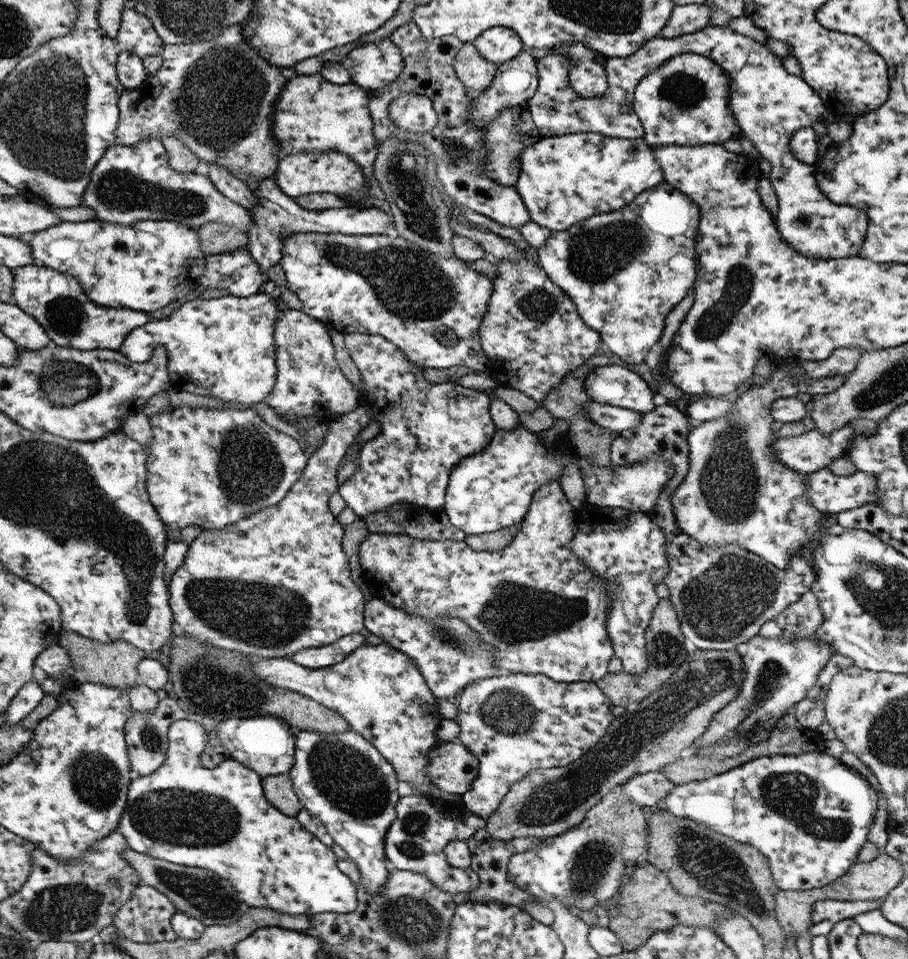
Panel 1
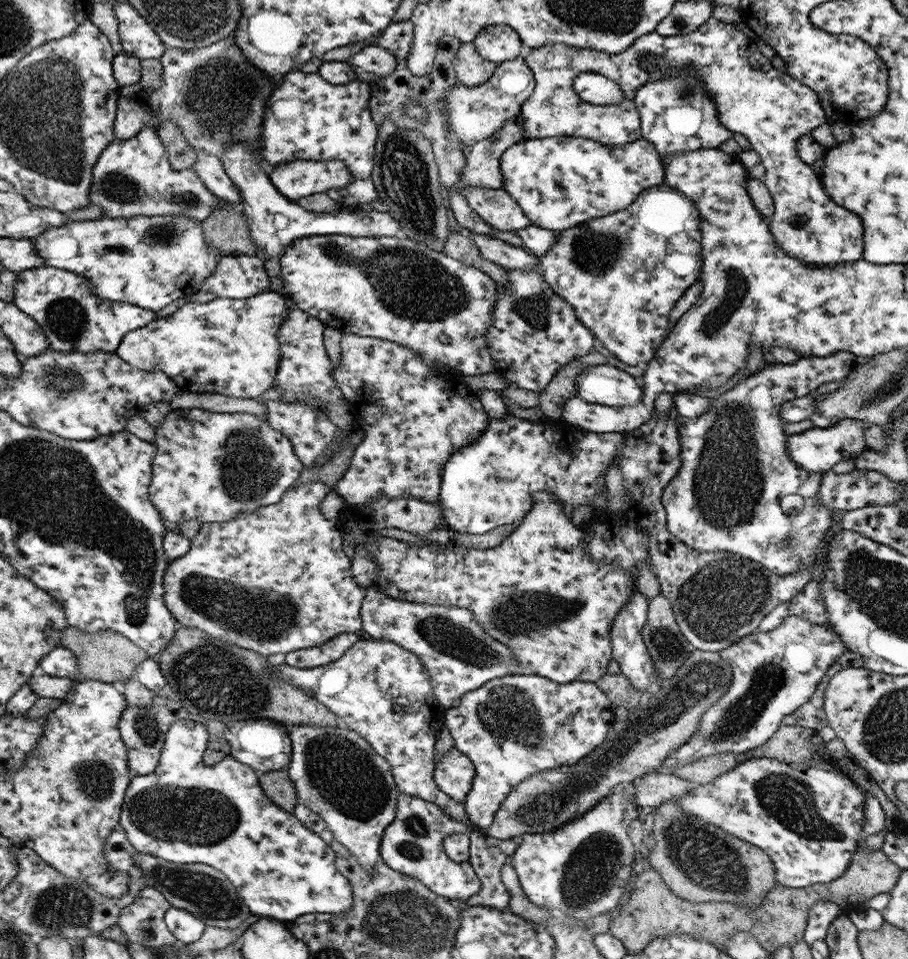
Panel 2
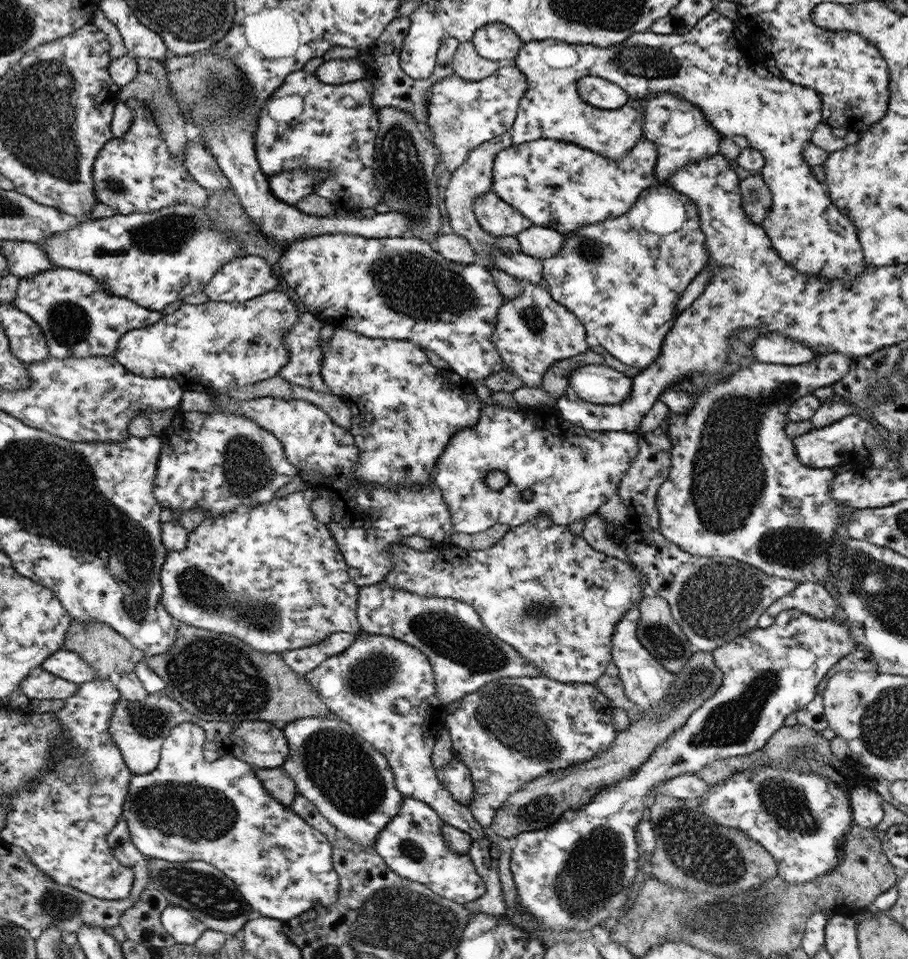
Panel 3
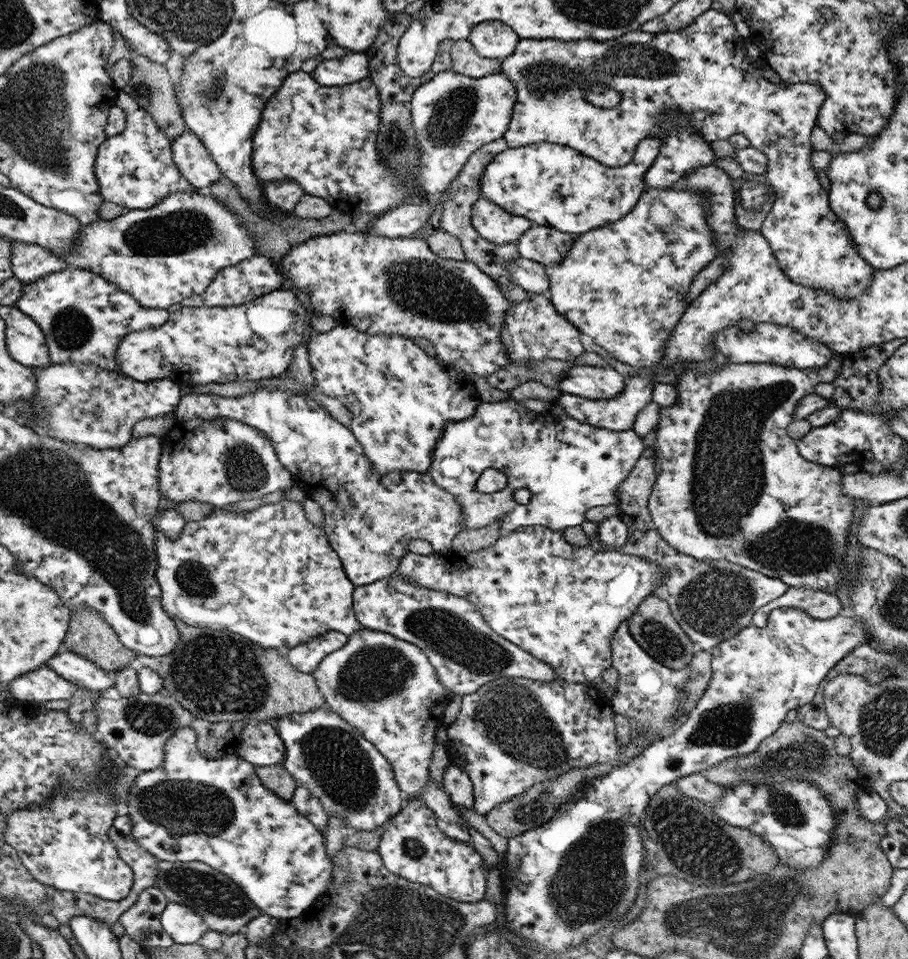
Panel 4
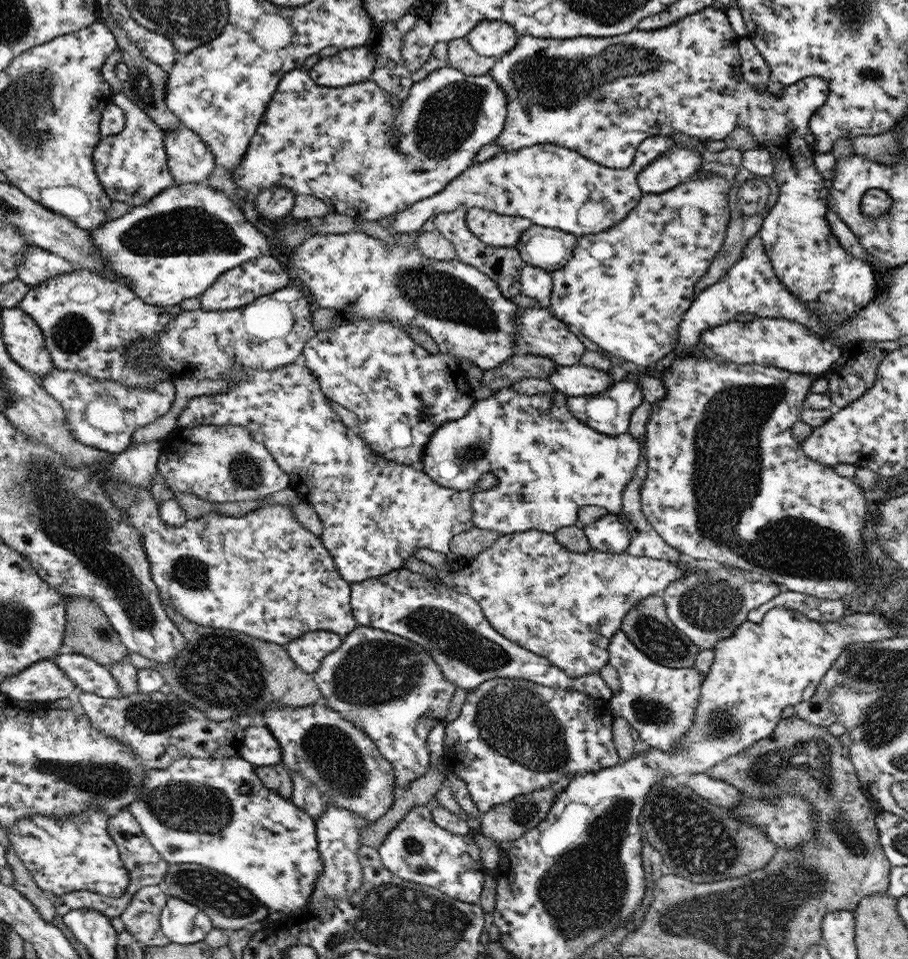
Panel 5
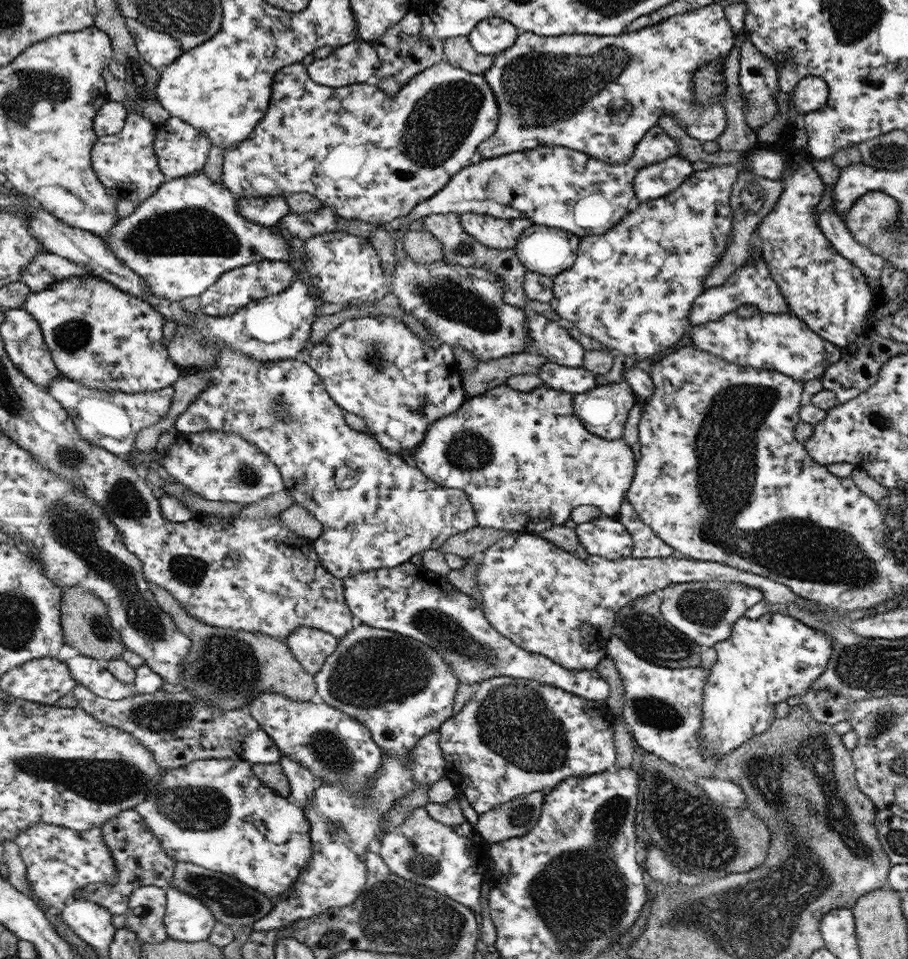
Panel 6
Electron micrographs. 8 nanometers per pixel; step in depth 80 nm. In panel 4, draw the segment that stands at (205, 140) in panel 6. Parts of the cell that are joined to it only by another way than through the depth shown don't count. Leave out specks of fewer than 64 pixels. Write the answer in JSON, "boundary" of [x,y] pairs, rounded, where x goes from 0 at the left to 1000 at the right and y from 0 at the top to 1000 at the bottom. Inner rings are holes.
{"boundary":[[[203,137],[188,147],[194,172],[218,198],[228,198],[246,186],[231,156],[215,139]]]}

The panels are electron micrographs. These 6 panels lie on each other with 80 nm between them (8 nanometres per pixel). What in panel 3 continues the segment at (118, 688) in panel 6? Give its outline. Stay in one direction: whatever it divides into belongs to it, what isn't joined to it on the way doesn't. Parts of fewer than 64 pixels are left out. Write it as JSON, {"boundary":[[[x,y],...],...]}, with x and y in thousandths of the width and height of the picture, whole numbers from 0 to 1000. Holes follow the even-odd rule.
{"boundary":[[[67,676],[66,679],[53,685],[46,697],[59,705],[70,707],[70,709],[78,710],[87,715],[93,712],[113,709],[108,708],[106,701],[88,686],[86,681],[77,680],[72,676]]]}

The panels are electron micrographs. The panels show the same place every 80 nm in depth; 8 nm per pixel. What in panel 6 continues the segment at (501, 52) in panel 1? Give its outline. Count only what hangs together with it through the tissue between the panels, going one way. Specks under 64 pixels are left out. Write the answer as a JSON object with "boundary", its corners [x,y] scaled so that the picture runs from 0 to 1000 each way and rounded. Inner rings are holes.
{"boundary":[[[541,18],[529,23],[515,40],[524,54],[544,58],[566,48],[568,38],[568,28],[563,22]]]}

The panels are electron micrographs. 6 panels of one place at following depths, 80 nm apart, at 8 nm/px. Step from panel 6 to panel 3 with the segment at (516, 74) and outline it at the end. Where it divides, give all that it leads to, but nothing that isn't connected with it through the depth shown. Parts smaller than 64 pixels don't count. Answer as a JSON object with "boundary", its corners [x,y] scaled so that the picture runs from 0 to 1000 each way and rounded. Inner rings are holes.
{"boundary":[[[787,10],[782,11],[775,19],[772,19],[760,33],[756,35],[727,35],[716,31],[711,33],[699,33],[695,35],[686,45],[675,46],[670,50],[661,50],[659,47],[651,46],[626,46],[619,45],[616,42],[601,41],[594,42],[583,45],[577,45],[575,52],[567,58],[565,66],[573,75],[580,79],[581,92],[578,99],[575,102],[575,106],[572,108],[572,117],[568,120],[567,127],[563,131],[563,145],[565,151],[570,152],[577,148],[586,148],[595,145],[608,145],[608,146],[620,146],[621,148],[629,148],[630,150],[637,150],[639,154],[646,154],[661,163],[669,163],[674,167],[686,167],[688,163],[693,161],[702,152],[705,145],[709,144],[709,131],[710,131],[710,113],[708,112],[708,102],[713,102],[717,96],[739,96],[752,104],[761,106],[767,113],[770,113],[778,122],[778,125],[787,133],[789,138],[793,138],[797,143],[804,143],[807,141],[822,143],[825,153],[830,156],[837,157],[841,164],[843,170],[838,175],[838,186],[841,188],[846,198],[848,198],[850,209],[850,217],[848,223],[844,225],[844,228],[838,233],[840,239],[849,248],[850,255],[859,265],[859,269],[867,272],[872,279],[876,279],[881,286],[889,286],[889,288],[904,288],[904,290],[911,290],[912,292],[939,292],[944,288],[947,288],[955,278],[953,269],[949,264],[949,255],[945,251],[945,241],[941,236],[941,233],[934,228],[934,226],[927,224],[921,215],[916,212],[916,209],[912,205],[912,202],[907,200],[906,192],[901,190],[894,181],[893,172],[890,171],[888,163],[885,163],[885,156],[889,154],[890,149],[893,148],[892,144],[903,128],[905,128],[905,105],[904,98],[899,96],[898,93],[887,91],[882,88],[874,88],[870,83],[866,83],[861,79],[854,79],[848,77],[841,69],[837,69],[830,60],[828,60],[829,48],[824,48],[822,40],[815,35],[813,31],[813,24],[793,16]],[[644,79],[660,79],[680,88],[683,92],[686,92],[691,99],[694,101],[692,106],[686,112],[676,115],[663,114],[653,112],[648,108],[646,105],[640,100],[638,95],[639,82]]]}

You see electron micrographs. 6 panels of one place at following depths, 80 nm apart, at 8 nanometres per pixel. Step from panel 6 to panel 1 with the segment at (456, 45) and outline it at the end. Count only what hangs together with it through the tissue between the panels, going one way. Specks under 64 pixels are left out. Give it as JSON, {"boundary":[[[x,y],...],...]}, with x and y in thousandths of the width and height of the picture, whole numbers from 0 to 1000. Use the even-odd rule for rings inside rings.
{"boundary":[[[510,45],[504,60],[500,65],[501,75],[513,92],[524,95],[536,93],[547,74],[547,67],[537,65],[523,49],[522,45]]]}

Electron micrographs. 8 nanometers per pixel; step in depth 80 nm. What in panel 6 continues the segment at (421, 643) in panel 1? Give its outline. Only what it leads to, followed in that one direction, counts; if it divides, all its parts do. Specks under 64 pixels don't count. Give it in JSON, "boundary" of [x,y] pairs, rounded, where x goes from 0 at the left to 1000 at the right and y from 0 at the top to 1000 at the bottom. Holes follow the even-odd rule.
{"boundary":[[[453,584],[448,587],[443,587],[442,589],[435,590],[434,592],[417,592],[414,595],[403,595],[394,600],[388,600],[379,605],[379,618],[381,623],[382,630],[387,635],[387,638],[392,644],[393,651],[401,651],[409,653],[410,655],[417,655],[421,657],[427,657],[432,659],[441,660],[445,663],[450,663],[466,669],[467,672],[475,673],[477,677],[489,685],[489,688],[492,692],[497,693],[498,701],[506,707],[506,713],[515,713],[515,714],[525,714],[533,709],[546,707],[550,705],[558,705],[568,708],[577,709],[588,709],[593,713],[604,713],[610,714],[611,717],[619,717],[624,719],[626,723],[634,724],[639,727],[642,727],[645,730],[656,730],[659,732],[666,732],[670,729],[670,726],[673,724],[672,715],[669,713],[669,710],[665,709],[664,705],[661,705],[660,702],[654,699],[629,699],[620,697],[619,693],[611,692],[610,689],[605,688],[604,685],[597,684],[595,682],[589,682],[581,680],[580,677],[573,676],[566,668],[563,668],[559,664],[556,664],[554,660],[551,660],[536,645],[535,640],[532,638],[528,627],[522,623],[515,621],[514,618],[509,617],[507,614],[503,614],[501,611],[498,611],[491,602],[480,599],[475,594],[468,593],[465,588],[456,588]]]}

